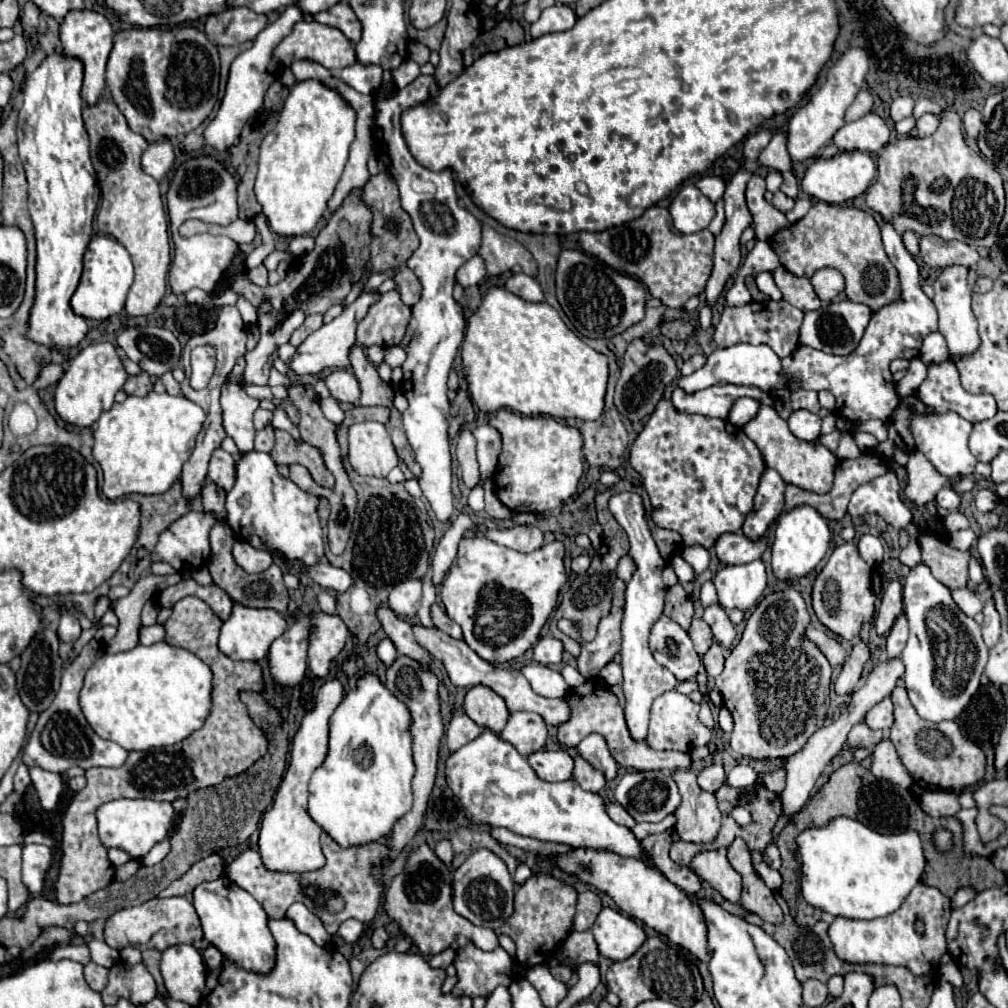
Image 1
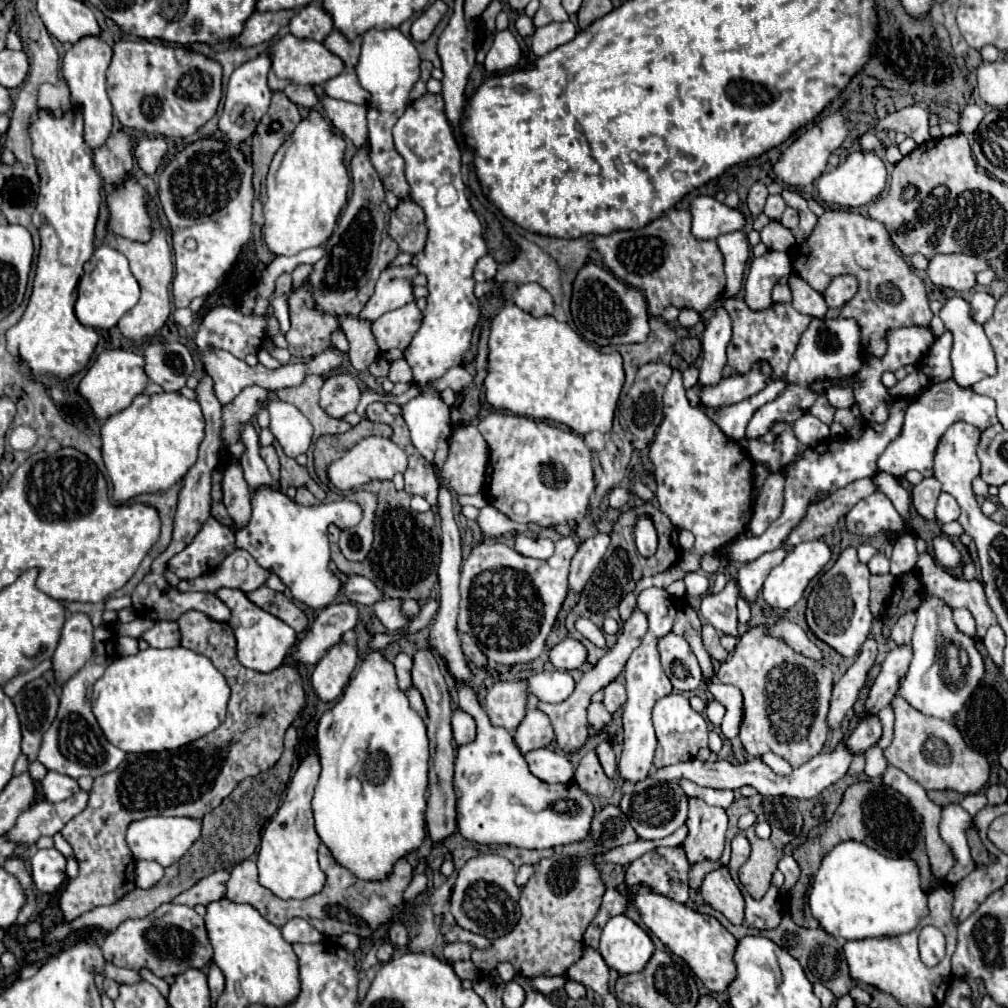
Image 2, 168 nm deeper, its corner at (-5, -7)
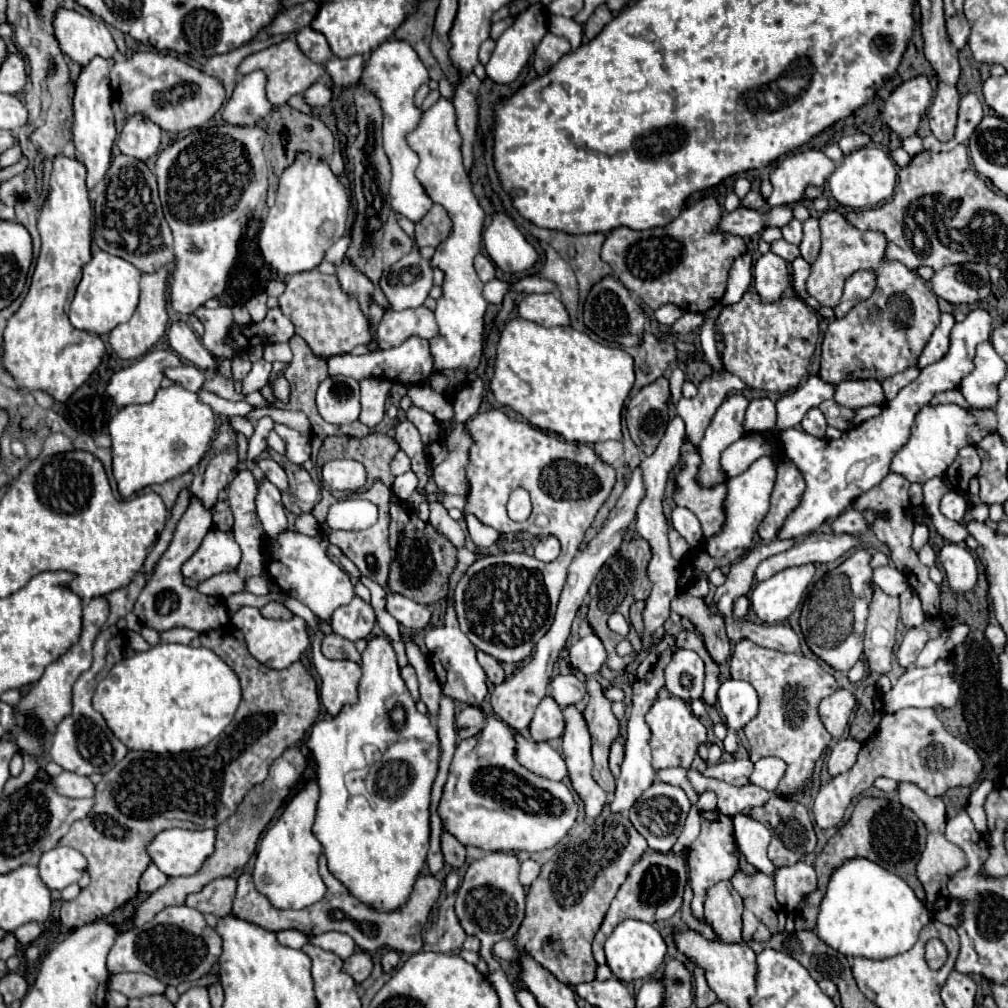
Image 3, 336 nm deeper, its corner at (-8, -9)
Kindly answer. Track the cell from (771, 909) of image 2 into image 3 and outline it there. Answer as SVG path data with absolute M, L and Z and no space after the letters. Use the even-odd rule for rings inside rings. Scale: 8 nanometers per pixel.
M737 871L731 877L735 891L743 897L743 939L767 941L771 935L783 929L785 913L775 899L775 881L763 873L747 877Z

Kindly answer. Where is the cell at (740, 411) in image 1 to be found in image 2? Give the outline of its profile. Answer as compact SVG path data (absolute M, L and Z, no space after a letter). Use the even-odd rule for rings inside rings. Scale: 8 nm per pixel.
M812 319L810 327L804 331L798 349L790 361L786 379L788 387L782 391L780 399L774 399L772 403L766 403L760 407L752 421L748 423L746 437L756 439L760 435L766 435L772 429L772 423L794 423L798 417L810 411L812 403L824 395L826 391L812 391L812 383L816 379L848 379L860 371L860 327L852 319Z

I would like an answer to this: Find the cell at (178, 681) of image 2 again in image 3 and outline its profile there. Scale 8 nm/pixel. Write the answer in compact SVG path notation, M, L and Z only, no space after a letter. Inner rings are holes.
M169 643L153 645L145 653L135 653L115 663L93 695L93 707L105 717L107 727L127 749L153 753L181 753L207 745L231 723L239 701L241 687L237 675L211 649Z

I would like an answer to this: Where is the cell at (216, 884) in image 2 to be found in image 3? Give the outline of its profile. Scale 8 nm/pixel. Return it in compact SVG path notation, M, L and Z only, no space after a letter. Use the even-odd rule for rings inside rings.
M219 877L209 885L205 885L201 891L191 893L185 905L201 913L213 913L217 917L231 915L231 901L235 897L235 887L237 883L233 877Z

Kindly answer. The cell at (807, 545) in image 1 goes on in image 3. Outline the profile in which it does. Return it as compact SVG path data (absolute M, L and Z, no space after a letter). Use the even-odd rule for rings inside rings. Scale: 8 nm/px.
M813 563L779 571L769 581L757 583L751 595L751 607L763 623L781 623L789 619L806 595L813 575Z

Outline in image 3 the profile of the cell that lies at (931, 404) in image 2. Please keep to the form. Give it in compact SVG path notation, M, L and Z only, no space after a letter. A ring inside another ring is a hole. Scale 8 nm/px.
M955 403L947 405L923 405L915 417L909 441L895 453L891 461L891 473L903 475L907 481L925 483L933 477L939 477L947 471L947 465L953 461L959 447L971 443L979 443L987 433L997 431L997 415L993 409L973 409L959 407Z

